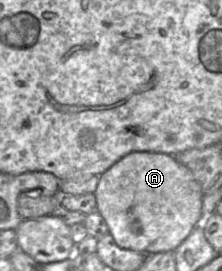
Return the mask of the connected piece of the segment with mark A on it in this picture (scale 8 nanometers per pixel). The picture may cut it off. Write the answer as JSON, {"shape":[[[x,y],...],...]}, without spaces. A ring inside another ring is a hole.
{"shape":[[[133,152],[100,175],[94,192],[96,210],[104,218],[109,233],[116,244],[146,255],[175,251],[199,225],[202,217],[203,189],[191,170],[170,154],[158,152]]]}

